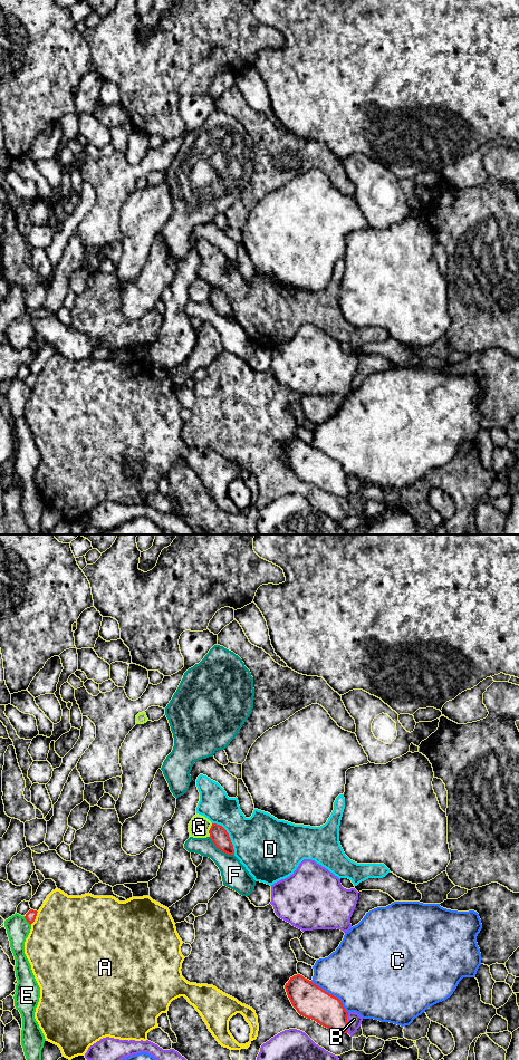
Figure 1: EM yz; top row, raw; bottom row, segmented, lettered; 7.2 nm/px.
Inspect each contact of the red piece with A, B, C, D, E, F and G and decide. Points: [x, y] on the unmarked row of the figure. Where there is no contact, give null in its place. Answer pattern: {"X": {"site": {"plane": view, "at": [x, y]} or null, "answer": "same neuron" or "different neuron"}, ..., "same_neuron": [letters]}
{"A": {"site": {"plane": "yz", "at": [35, 383]}, "answer": "different neuron"}, "B": {"site": {"plane": "yz", "at": [347, 488]}, "answer": "different neuron"}, "C": {"site": {"plane": "yz", "at": [330, 459]}, "answer": "different neuron"}, "D": {"site": {"plane": "yz", "at": [228, 300]}, "answer": "different neuron"}, "E": {"site": {"plane": "yz", "at": [26, 384]}, "answer": "different neuron"}, "F": {"site": {"plane": "yz", "at": [220, 314]}, "answer": "different neuron"}, "G": {"site": {"plane": "yz", "at": [209, 295]}, "answer": "different neuron"}, "same_neuron": []}

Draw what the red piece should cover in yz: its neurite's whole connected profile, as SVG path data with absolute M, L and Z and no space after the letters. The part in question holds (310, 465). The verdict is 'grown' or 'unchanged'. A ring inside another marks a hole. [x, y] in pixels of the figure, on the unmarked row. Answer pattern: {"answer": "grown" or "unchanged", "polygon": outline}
{"answer": "unchanged", "polygon": "M300 439L290 442L285 453L292 471L300 480L314 484L327 493L348 497L348 476L338 462Z"}

